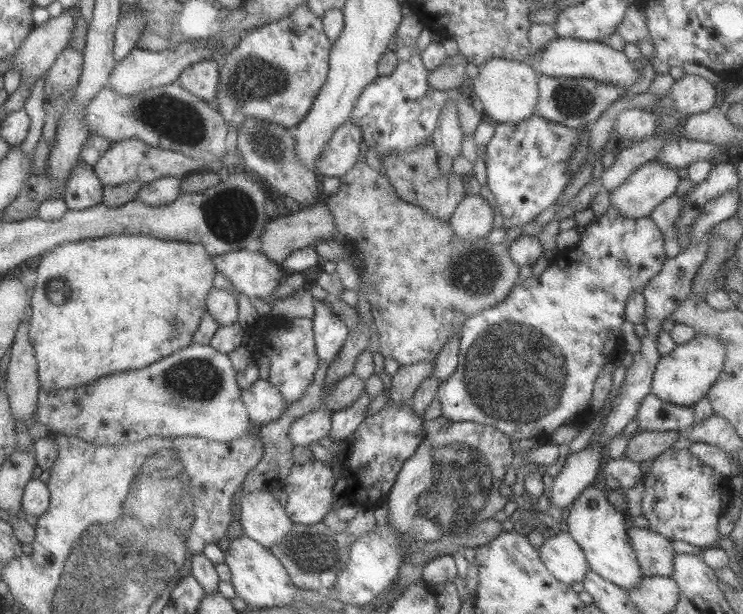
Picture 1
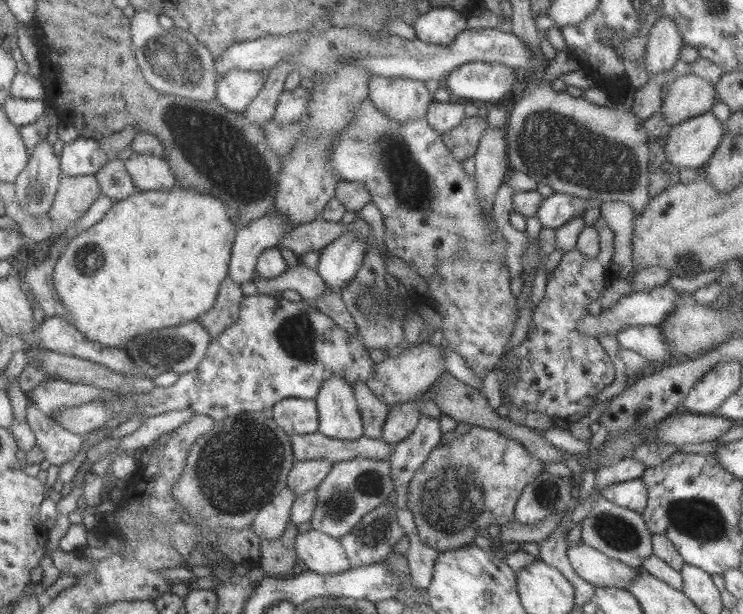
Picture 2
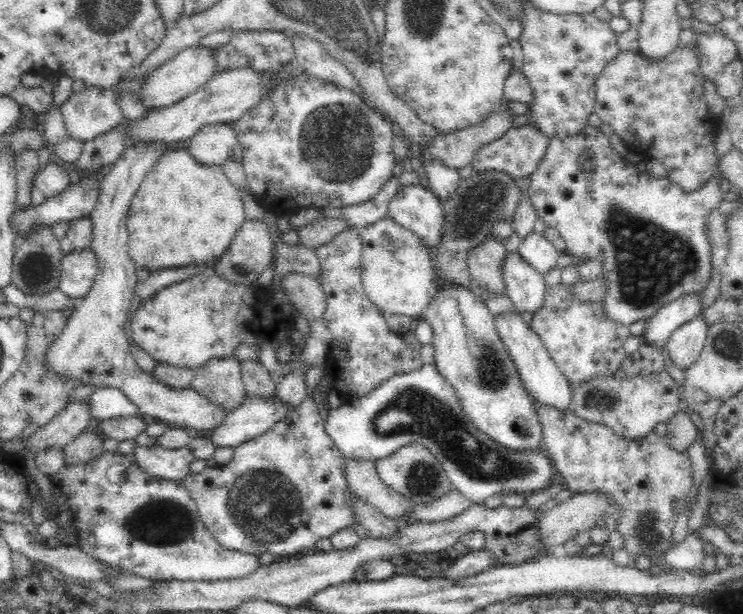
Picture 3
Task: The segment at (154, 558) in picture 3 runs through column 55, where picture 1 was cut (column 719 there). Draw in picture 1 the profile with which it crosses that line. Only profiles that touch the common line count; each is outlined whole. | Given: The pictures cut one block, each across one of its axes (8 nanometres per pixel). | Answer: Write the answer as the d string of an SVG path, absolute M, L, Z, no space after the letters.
M666 449L652 460L652 468L647 469L642 479L644 496L641 509L649 528L671 541L684 540L694 546L712 546L722 536L718 520L724 515L722 478L725 476L704 464L688 449Z

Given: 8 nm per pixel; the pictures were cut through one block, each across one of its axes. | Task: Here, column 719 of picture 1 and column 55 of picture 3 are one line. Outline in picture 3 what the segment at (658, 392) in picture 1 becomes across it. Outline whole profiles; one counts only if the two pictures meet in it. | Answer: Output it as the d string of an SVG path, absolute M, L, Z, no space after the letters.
M166 144L126 145L121 158L100 182L97 203L89 214L93 223L91 249L97 258L98 274L88 294L75 299L75 309L67 318L65 327L47 348L46 369L52 375L76 382L76 386L91 384L96 388L117 388L134 403L139 415L152 416L170 426L209 433L225 419L227 410L200 396L192 387L172 388L157 380L152 373L143 372L131 355L131 341L124 332L130 300L134 298L134 287L138 282L137 264L130 258L127 249L127 216L142 179L166 151Z

